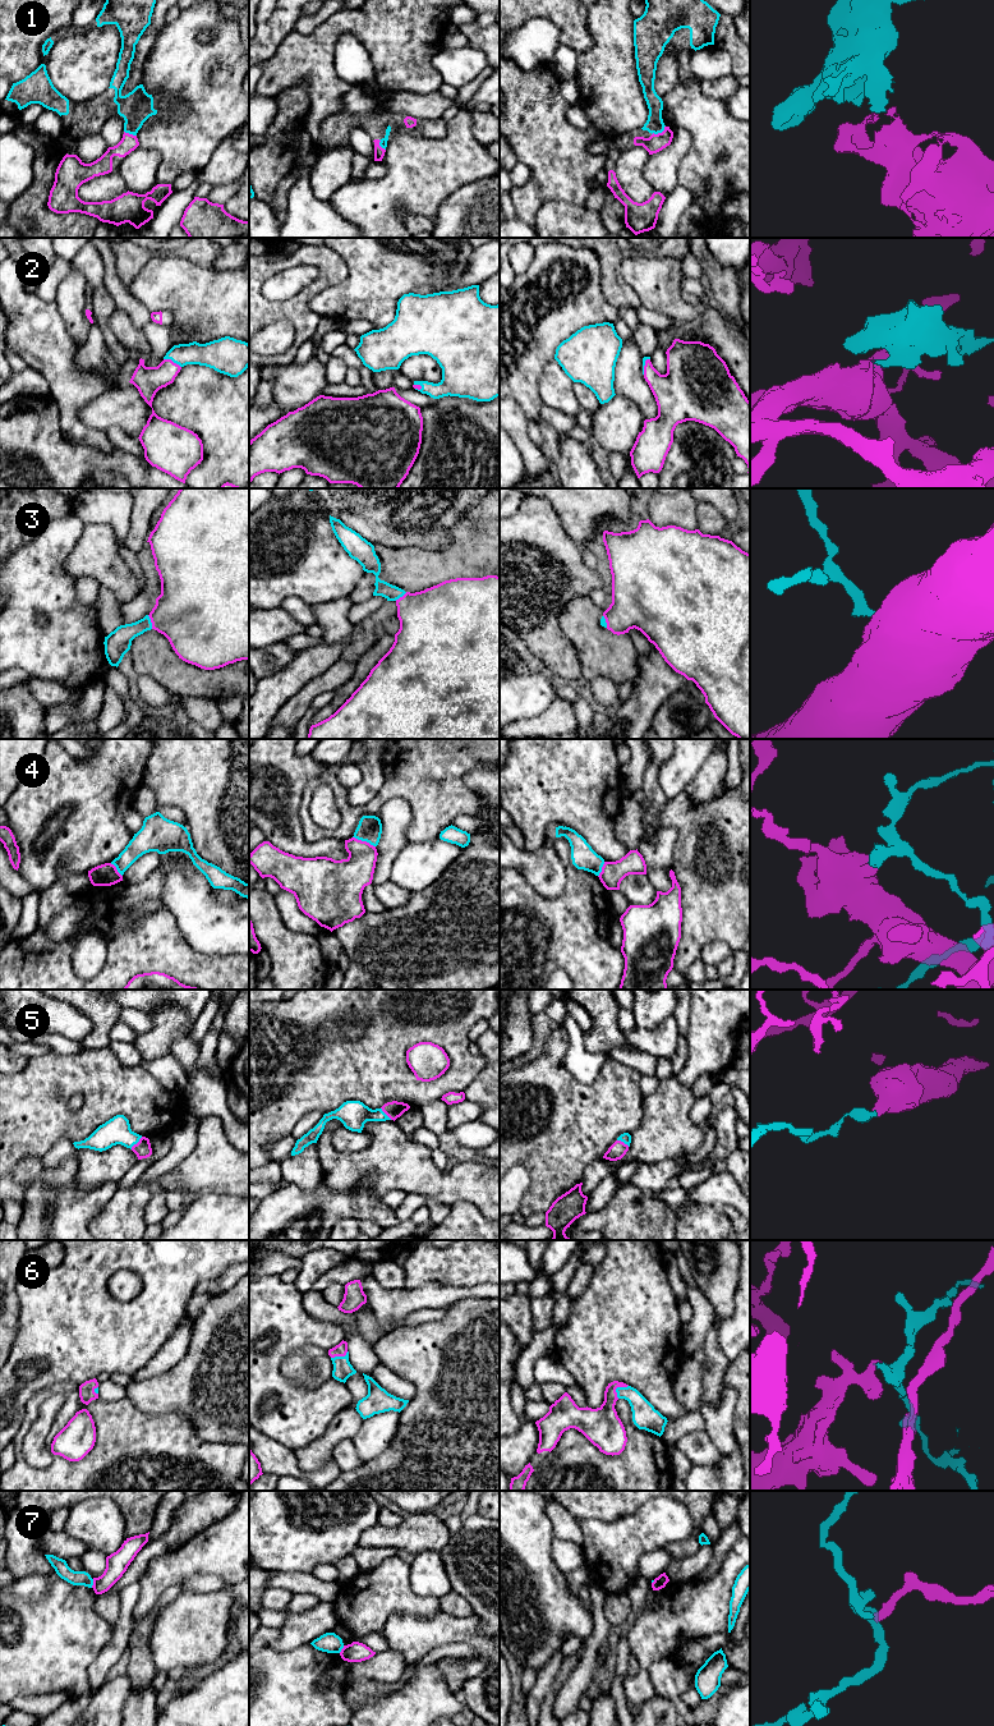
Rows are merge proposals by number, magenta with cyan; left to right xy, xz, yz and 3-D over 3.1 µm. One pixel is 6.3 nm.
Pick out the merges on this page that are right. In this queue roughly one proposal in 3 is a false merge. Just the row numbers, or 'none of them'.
1, 2, 3, 5, 6

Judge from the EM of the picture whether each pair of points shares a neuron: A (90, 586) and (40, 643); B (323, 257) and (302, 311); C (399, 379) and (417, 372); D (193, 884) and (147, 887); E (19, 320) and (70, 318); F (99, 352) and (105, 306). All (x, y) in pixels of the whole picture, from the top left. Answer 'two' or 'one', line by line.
A: two
B: one
C: two
D: two
E: two
F: two

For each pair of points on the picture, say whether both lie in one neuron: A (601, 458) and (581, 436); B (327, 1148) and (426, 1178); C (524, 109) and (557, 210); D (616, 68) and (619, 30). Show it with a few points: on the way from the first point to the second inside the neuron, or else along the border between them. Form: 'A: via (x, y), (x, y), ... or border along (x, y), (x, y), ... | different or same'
A: via (598, 453), (587, 440) | same
B: via (351, 1164), (401, 1165) | same
C: border along (583, 207), (547, 200), (538, 209), (534, 223) | different
D: via (612, 59), (612, 38) | same

